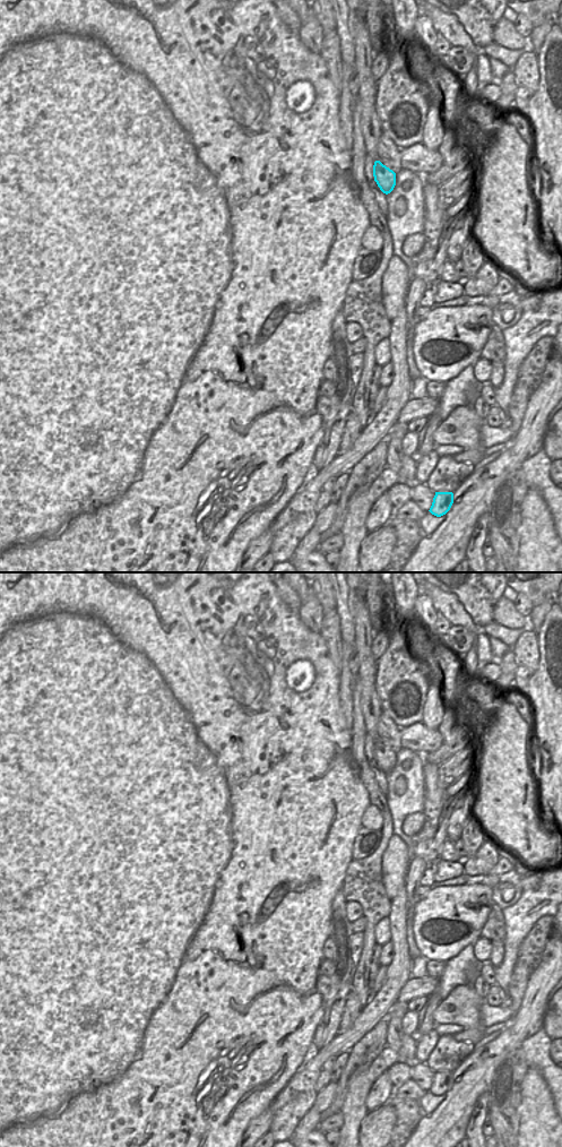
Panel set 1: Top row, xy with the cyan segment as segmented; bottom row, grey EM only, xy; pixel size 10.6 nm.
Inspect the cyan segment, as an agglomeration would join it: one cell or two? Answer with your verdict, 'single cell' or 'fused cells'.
fused cells

